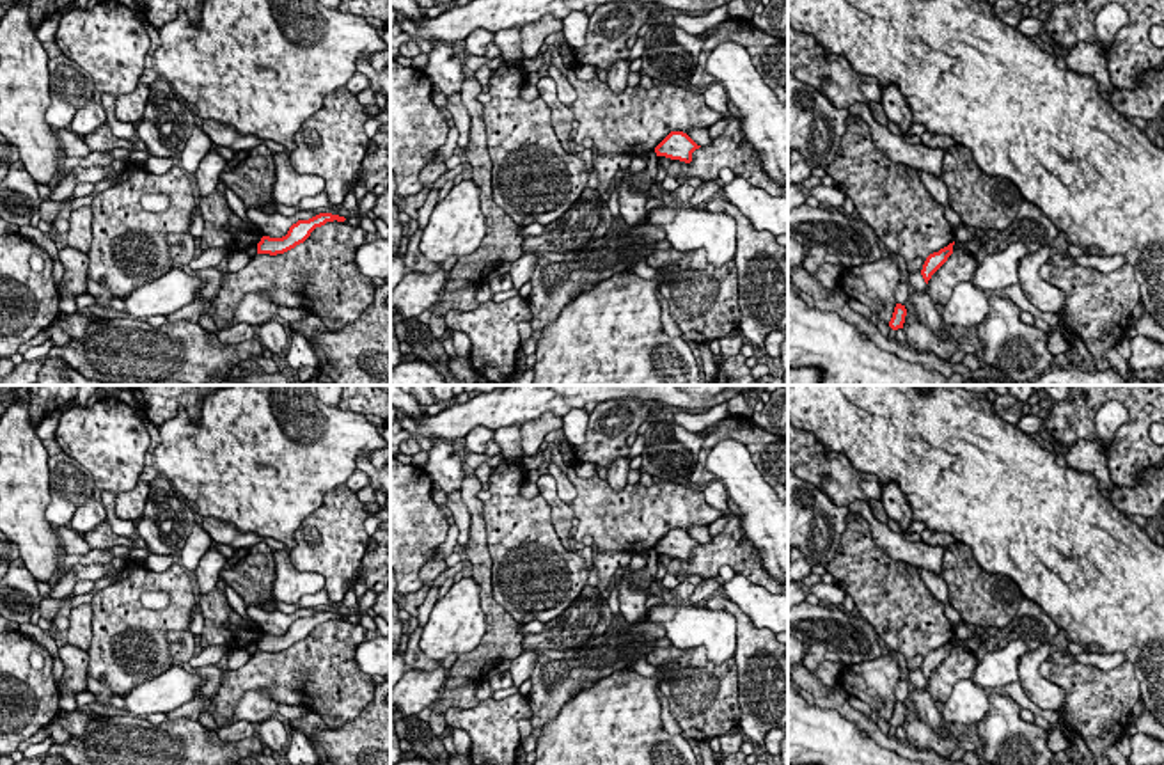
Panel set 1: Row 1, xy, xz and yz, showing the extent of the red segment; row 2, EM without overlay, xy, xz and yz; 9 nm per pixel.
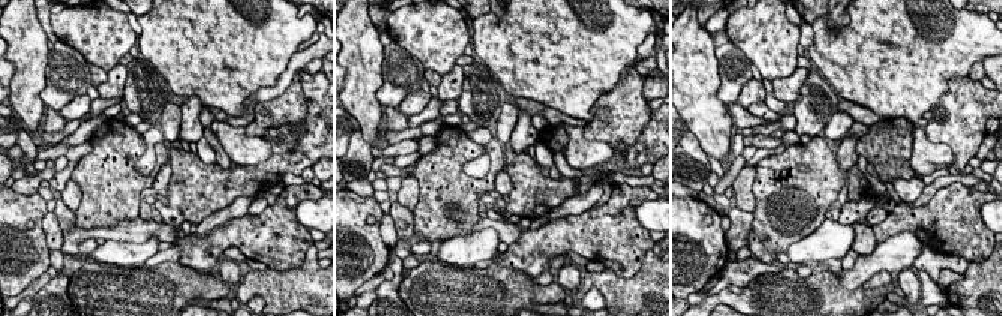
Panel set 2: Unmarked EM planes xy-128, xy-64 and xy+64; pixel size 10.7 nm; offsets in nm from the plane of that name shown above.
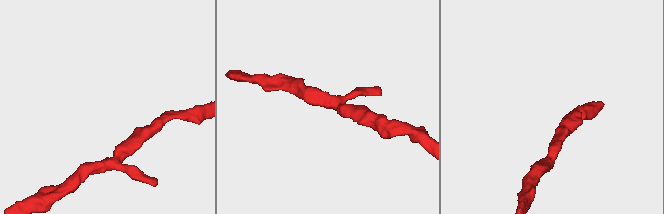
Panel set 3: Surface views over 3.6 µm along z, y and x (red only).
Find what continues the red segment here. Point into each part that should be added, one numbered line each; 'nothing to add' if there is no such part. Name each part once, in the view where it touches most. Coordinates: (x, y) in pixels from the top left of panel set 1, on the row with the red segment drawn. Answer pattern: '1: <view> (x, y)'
nothing to add

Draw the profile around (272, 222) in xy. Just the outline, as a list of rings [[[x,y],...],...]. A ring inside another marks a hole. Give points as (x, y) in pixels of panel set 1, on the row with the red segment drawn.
[[[263,209],[247,211],[247,217],[250,218],[250,222],[257,224],[263,236],[270,236],[270,238],[282,238],[287,234],[293,224],[296,224],[298,220],[309,220],[316,215],[319,213],[314,213],[312,209],[302,209],[293,217],[284,217],[280,213],[266,215]]]

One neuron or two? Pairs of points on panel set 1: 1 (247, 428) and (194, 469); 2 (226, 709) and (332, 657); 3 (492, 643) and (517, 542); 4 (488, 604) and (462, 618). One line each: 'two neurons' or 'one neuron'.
1: one neuron
2: one neuron
3: two neurons
4: two neurons

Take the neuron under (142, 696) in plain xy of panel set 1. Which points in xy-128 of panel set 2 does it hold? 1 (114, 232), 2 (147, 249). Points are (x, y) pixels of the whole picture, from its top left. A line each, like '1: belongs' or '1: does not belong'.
1: does not belong
2: belongs

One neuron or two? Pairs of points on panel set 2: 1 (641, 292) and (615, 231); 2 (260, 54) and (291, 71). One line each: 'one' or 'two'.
1: two
2: two

